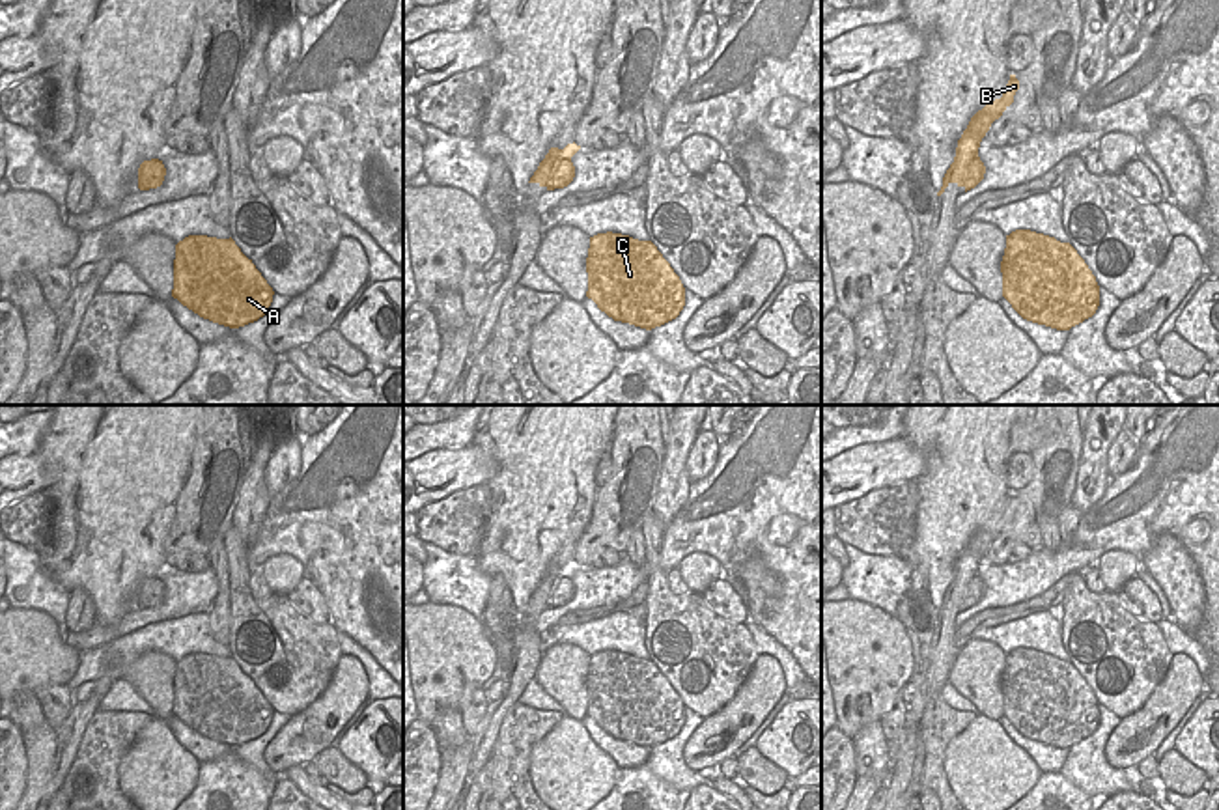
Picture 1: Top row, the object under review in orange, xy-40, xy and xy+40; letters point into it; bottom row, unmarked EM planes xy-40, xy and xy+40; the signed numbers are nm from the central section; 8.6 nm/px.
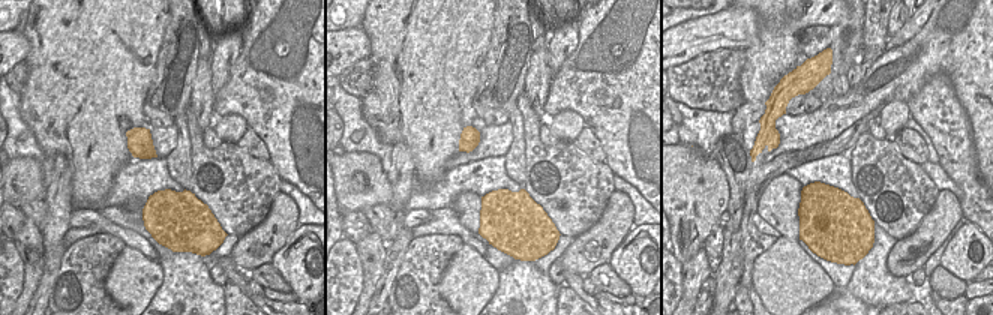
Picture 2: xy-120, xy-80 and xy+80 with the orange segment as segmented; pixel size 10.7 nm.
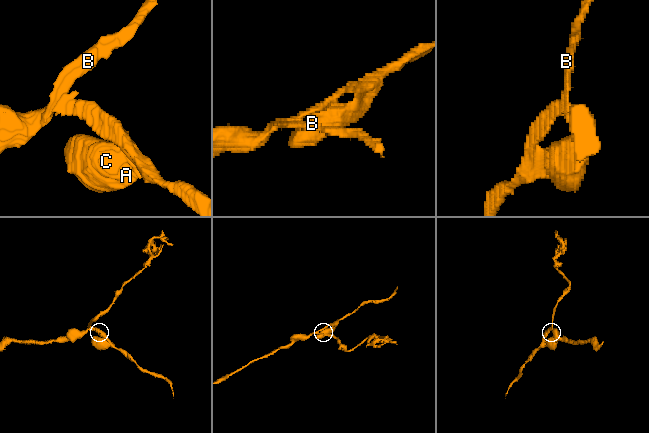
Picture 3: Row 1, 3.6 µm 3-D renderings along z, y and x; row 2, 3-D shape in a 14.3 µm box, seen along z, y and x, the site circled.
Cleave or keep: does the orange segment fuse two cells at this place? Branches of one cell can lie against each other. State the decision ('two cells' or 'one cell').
two cells

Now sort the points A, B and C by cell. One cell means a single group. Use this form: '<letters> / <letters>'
A C / B

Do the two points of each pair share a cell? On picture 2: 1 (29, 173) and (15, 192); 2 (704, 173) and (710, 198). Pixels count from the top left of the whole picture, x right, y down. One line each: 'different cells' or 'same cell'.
1: same cell
2: same cell

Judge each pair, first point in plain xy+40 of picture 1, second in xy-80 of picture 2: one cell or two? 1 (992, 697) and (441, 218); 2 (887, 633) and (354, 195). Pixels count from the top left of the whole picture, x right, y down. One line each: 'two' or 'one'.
1: two
2: one

